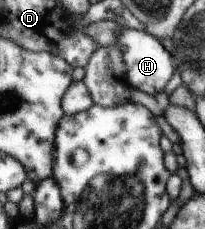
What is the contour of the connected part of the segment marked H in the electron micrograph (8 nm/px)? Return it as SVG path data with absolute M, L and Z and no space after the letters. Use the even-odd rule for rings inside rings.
M122 27L122 30L118 30L115 44L122 48L124 70L126 70L126 79L130 87L150 96L154 96L166 88L168 80L174 74L174 62L154 36L148 35L143 30Z

